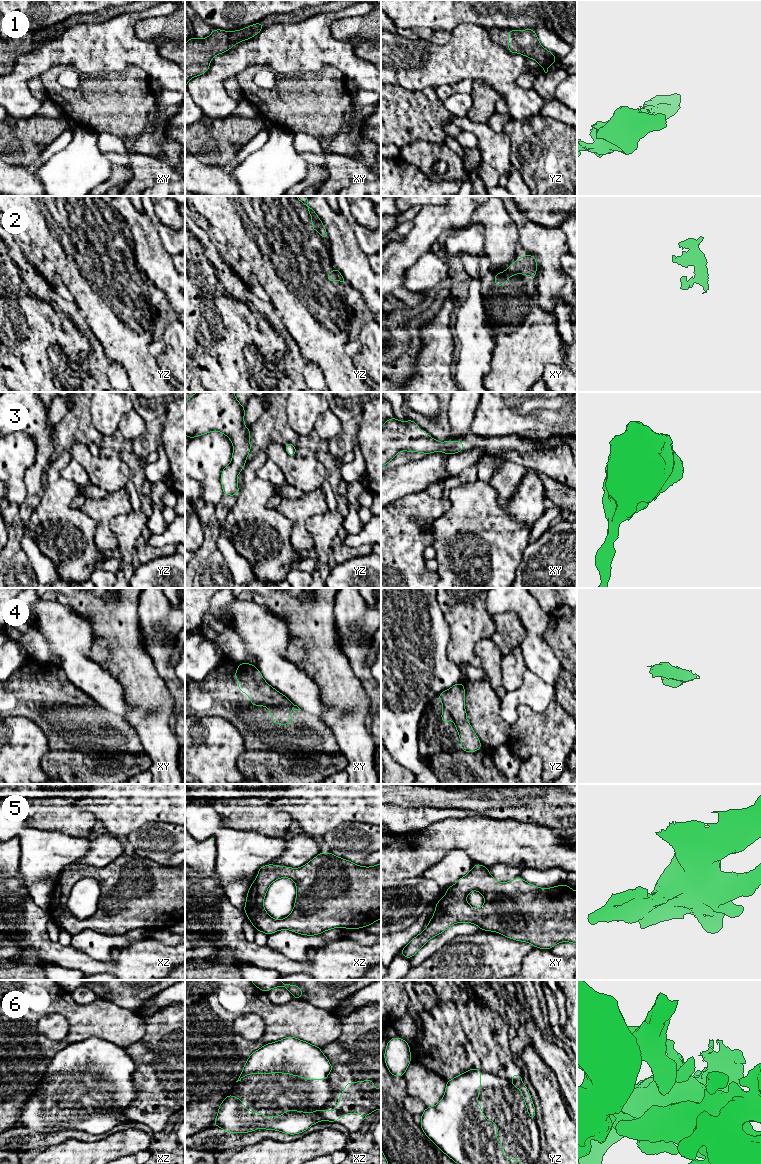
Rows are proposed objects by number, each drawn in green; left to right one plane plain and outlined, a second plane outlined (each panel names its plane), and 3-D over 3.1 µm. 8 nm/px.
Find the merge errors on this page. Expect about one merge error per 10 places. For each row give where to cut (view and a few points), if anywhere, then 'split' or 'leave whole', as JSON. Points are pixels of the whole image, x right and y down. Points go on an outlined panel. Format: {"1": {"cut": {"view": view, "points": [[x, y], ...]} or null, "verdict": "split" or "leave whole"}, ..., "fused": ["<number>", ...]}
{"1": {"cut": null, "verdict": "leave whole"}, "2": {"cut": null, "verdict": "leave whole"}, "3": {"cut": null, "verdict": "leave whole"}, "4": {"cut": null, "verdict": "leave whole"}, "5": {"cut": null, "verdict": "leave whole"}, "6": {"cut": {"view": "xz", "points": [[311, 1113], [319, 1120]]}, "verdict": "split"}, "fused": ["6"]}

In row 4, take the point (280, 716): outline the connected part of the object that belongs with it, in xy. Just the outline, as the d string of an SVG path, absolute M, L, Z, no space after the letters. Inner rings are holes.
M238 663L234 672L238 681L238 689L250 697L250 704L268 707L272 716L272 724L288 725L292 723L290 709L301 710L284 694L270 686L261 672L251 663Z

